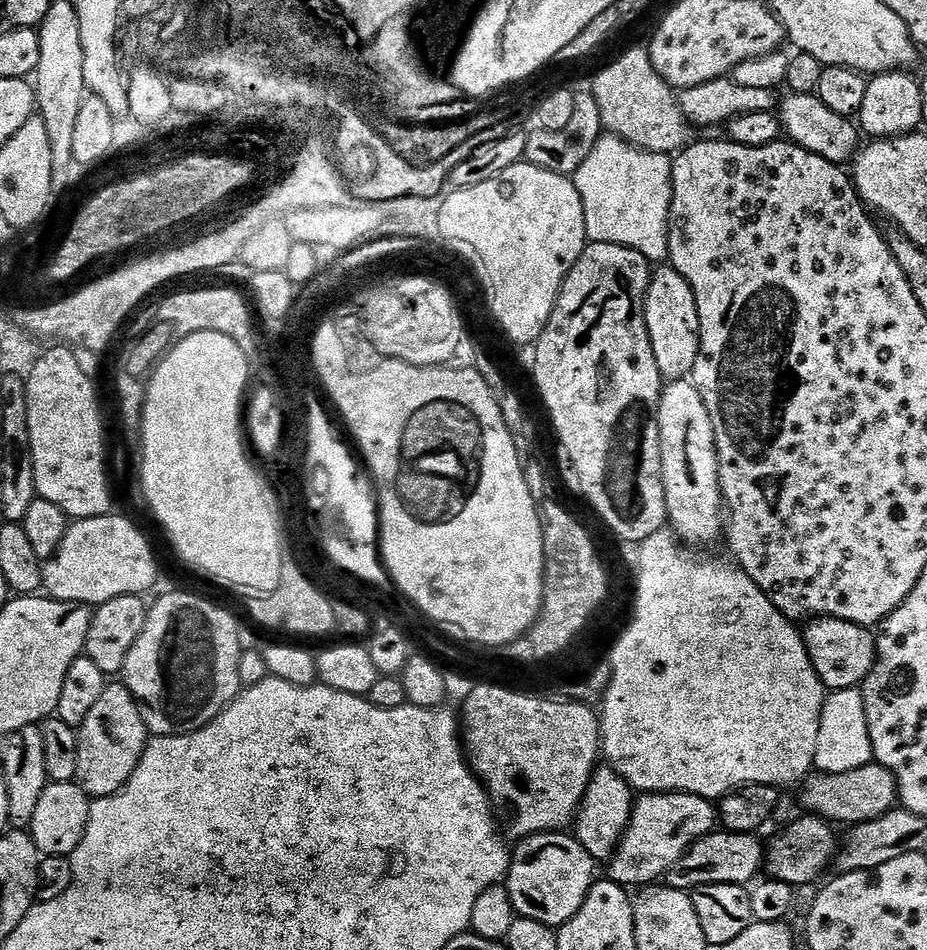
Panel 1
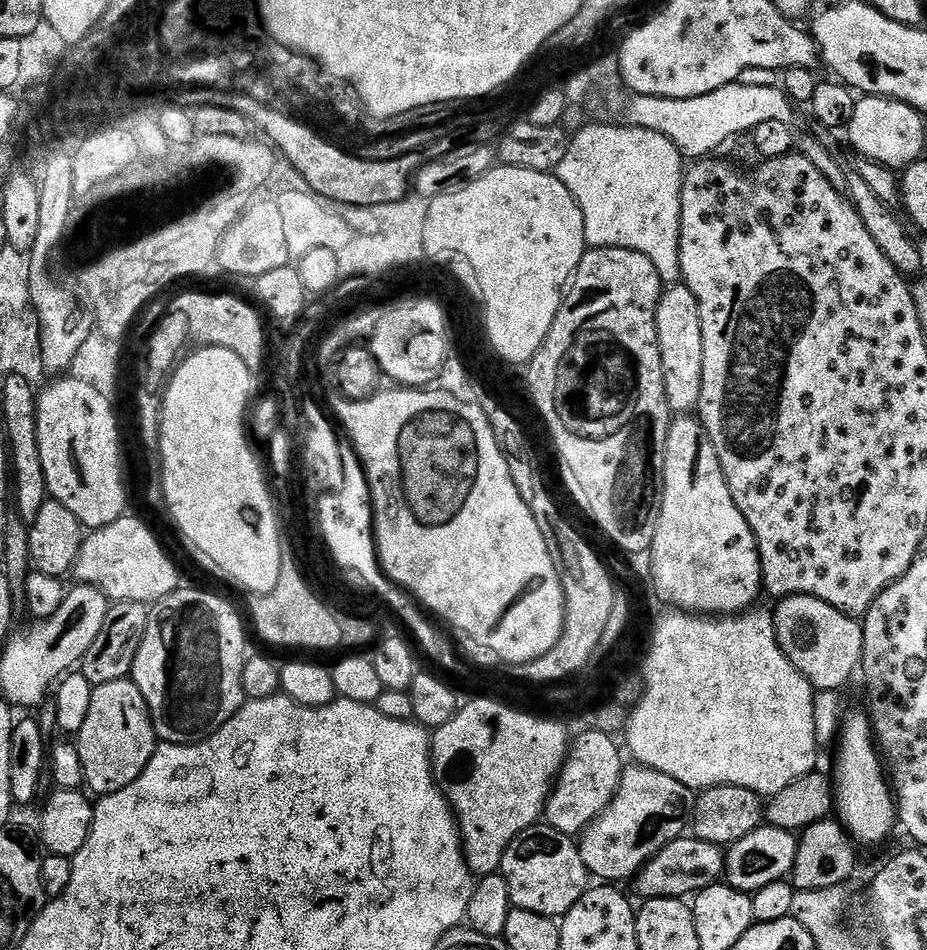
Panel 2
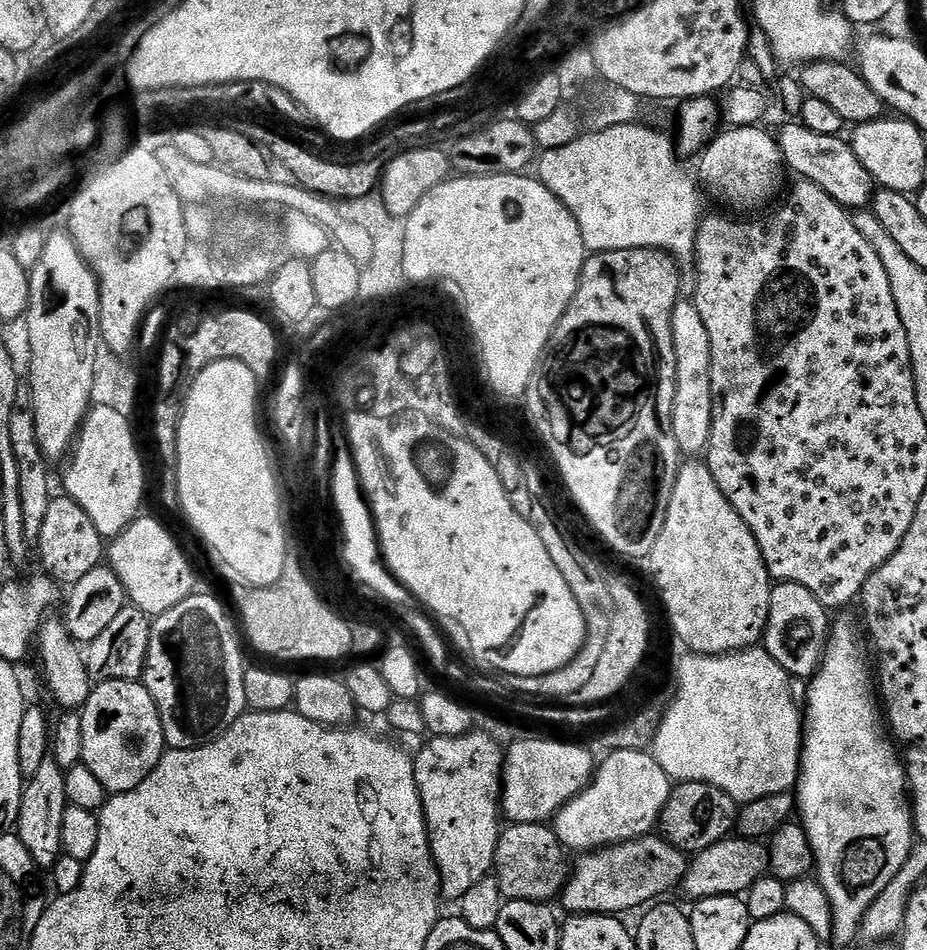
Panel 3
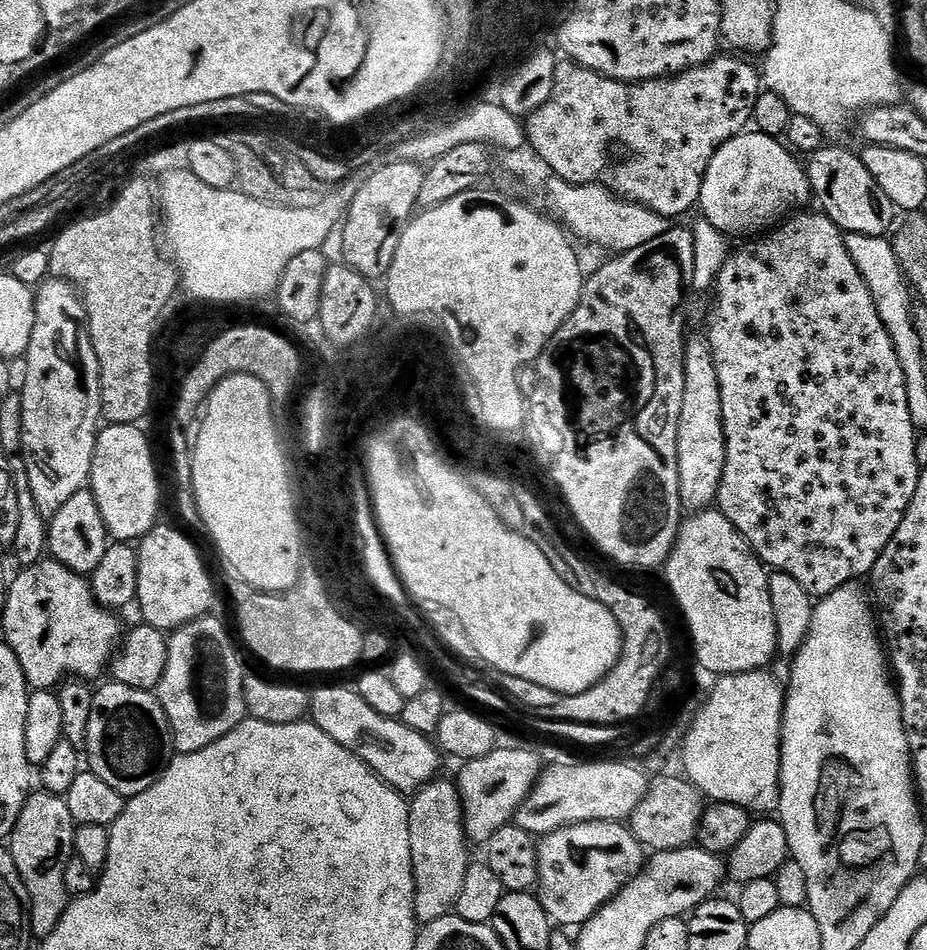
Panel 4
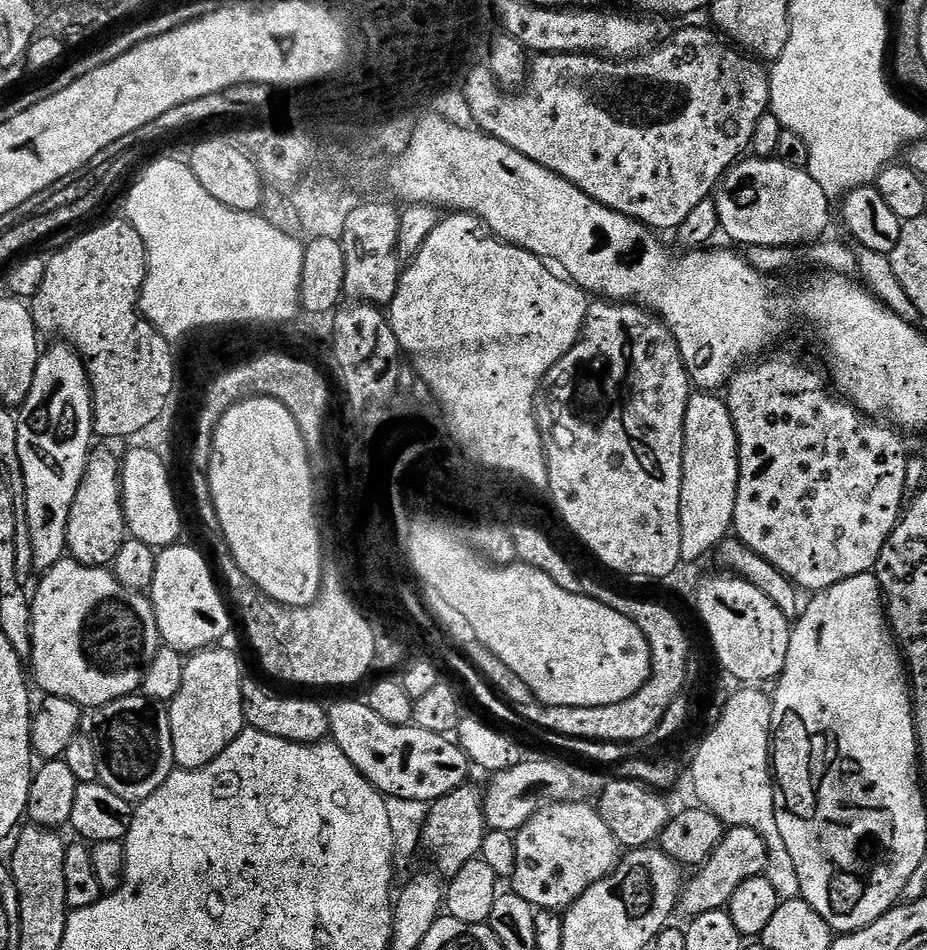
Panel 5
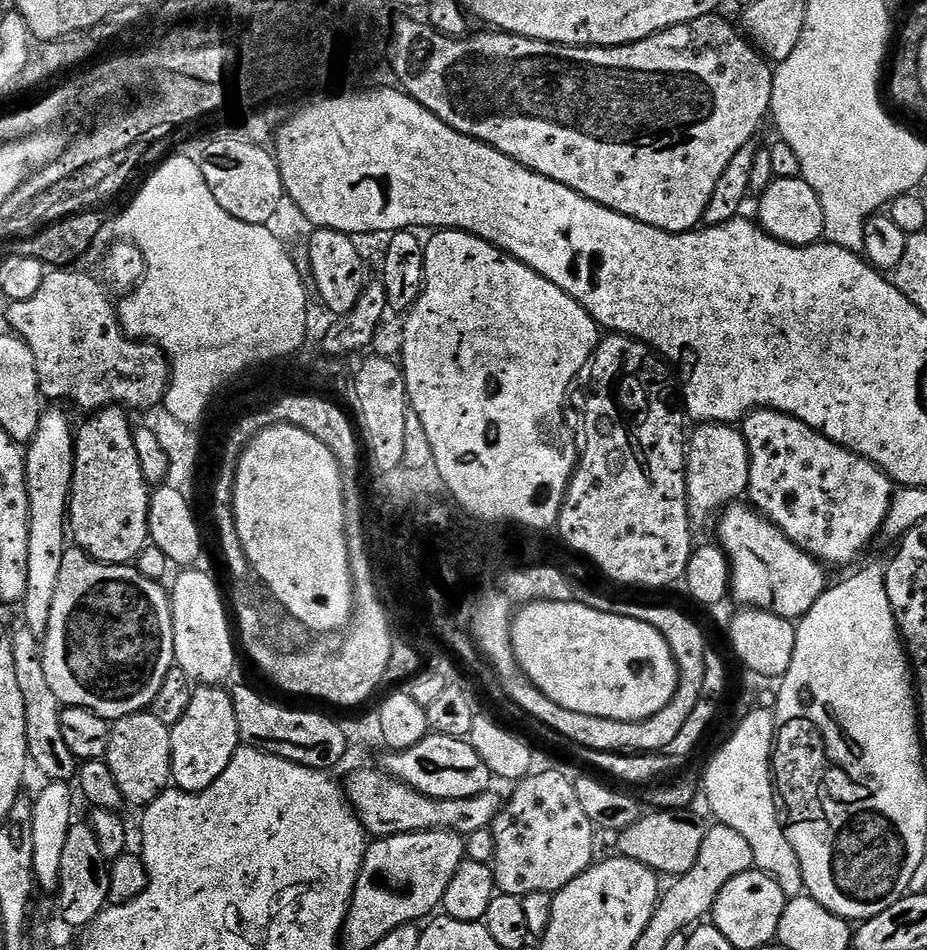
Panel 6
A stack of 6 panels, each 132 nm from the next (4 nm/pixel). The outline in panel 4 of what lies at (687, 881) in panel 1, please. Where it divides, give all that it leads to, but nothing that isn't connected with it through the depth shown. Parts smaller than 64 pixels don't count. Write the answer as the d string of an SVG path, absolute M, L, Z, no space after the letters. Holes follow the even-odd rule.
M614 820L568 824L562 830L543 837L536 845L538 854L538 895L548 919L556 926L582 926L644 869L646 849L634 838L631 827Z

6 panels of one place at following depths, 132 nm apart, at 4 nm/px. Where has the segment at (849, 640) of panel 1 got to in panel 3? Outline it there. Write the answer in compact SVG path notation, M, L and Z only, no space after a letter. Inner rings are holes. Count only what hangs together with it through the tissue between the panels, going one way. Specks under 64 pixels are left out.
M777 583L770 594L770 618L766 622L766 630L762 646L788 671L789 676L799 678L811 678L819 670L824 661L824 651L828 648L828 637L830 635L829 609L824 607L806 586L797 584Z

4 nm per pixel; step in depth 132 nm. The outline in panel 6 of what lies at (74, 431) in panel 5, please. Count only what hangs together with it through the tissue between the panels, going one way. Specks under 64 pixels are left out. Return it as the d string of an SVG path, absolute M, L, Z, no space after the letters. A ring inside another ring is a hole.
M60 406L52 408L41 415L38 430L34 438L26 445L26 483L28 483L28 497L30 498L30 558L26 561L26 598L22 601L24 616L22 622L30 626L35 636L43 637L50 626L50 606L54 606L54 590L58 590L58 574L62 570L62 558L66 551L66 517L68 502L72 495L72 471L76 457L76 441L74 439L74 424L68 421L66 413Z

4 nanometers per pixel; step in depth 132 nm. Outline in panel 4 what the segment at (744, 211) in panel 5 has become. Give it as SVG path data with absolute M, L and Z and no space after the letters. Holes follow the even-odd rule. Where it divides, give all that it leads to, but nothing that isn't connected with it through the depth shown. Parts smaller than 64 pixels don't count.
M746 130L721 146L703 176L699 211L724 235L750 238L777 227L792 213L807 207L812 188L805 167L777 137Z

